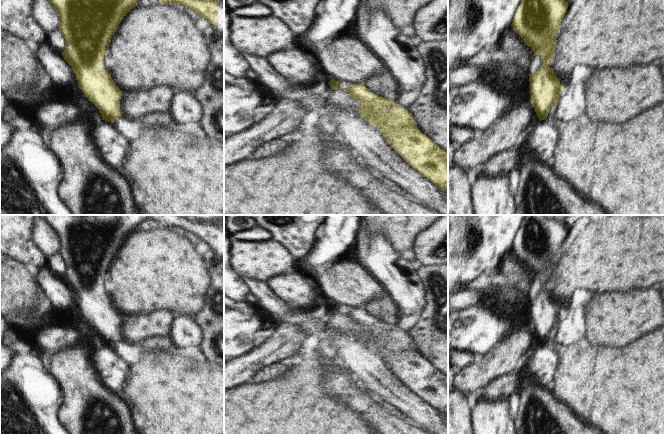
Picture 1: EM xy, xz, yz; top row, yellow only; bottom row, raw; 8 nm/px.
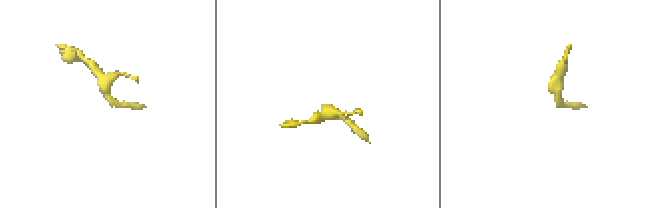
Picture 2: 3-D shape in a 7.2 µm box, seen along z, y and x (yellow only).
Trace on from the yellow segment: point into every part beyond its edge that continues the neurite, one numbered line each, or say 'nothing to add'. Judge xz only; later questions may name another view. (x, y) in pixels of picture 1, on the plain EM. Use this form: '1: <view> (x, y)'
nothing to add

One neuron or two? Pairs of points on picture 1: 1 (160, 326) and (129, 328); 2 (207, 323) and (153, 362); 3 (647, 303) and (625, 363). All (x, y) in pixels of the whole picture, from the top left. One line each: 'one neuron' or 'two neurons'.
1: one neuron
2: two neurons
3: two neurons

